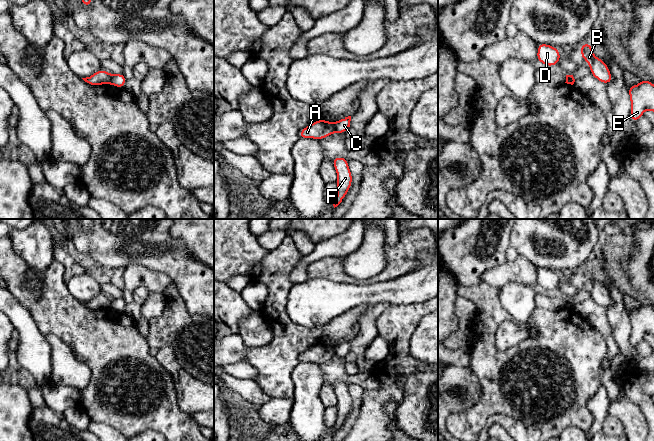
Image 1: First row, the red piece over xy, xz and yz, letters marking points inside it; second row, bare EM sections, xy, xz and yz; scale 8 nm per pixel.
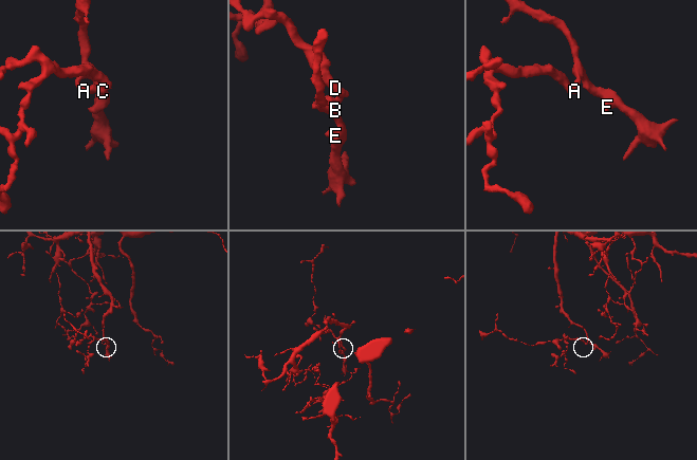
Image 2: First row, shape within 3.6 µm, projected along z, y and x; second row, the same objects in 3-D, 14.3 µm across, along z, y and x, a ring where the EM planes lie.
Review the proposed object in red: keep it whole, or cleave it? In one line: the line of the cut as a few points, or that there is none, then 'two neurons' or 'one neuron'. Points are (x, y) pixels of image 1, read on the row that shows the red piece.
cut xz (334, 123), (336, 131); two neurons

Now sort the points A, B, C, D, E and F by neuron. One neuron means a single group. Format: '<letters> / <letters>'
A B E F / C D

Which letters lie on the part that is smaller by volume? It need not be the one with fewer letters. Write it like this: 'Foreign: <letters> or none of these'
Foreign: C, D

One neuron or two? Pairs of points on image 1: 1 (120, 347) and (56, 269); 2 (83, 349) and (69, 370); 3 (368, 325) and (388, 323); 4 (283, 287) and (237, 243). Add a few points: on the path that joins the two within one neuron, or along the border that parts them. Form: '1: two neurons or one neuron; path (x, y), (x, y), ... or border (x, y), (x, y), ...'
1: one neuron; path (98, 334), (56, 291)
2: two neurons; border (62, 341), (77, 359), (87, 365), (90, 379)
3: two neurons; border (390, 305), (376, 320), (377, 335)
4: two neurons; border (270, 251), (262, 262), (261, 272), (254, 279)

